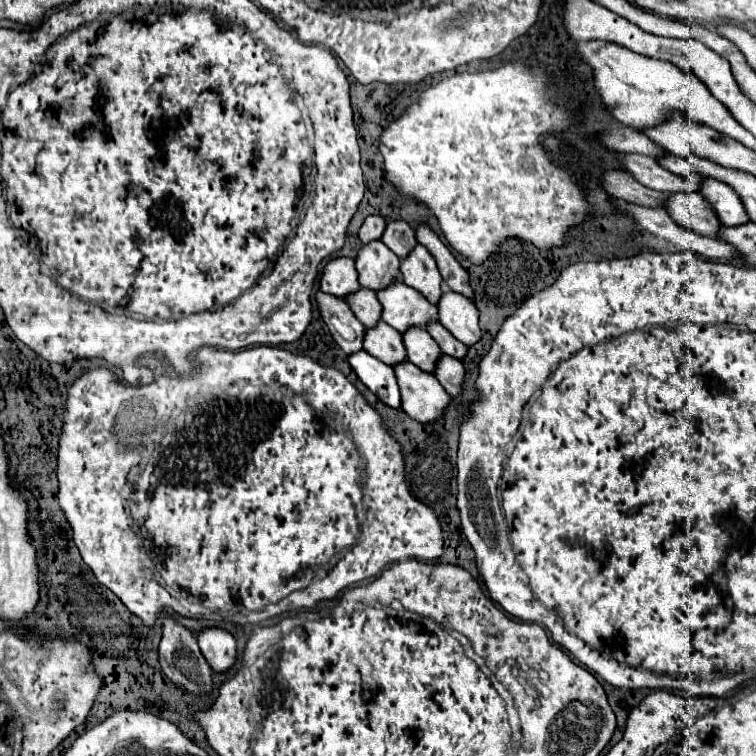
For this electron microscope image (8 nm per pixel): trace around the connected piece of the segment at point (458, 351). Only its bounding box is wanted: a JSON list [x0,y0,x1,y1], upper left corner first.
[427,323,467,361]

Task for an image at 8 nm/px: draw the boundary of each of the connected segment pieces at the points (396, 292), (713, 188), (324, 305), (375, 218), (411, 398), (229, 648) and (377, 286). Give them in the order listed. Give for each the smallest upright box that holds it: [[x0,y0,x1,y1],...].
[[377,281,439,335],[701,179,749,227],[317,291,365,355],[359,215,385,245],[395,363,451,425],[199,629,237,673],[355,241,401,291]]

